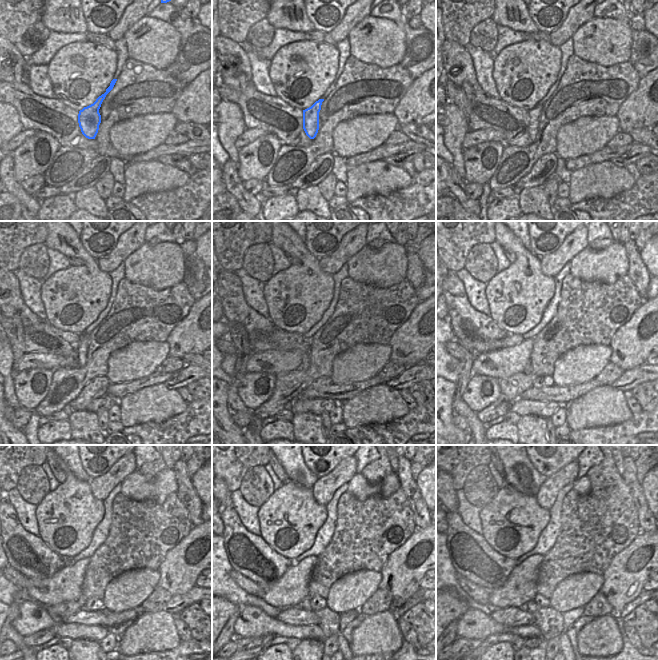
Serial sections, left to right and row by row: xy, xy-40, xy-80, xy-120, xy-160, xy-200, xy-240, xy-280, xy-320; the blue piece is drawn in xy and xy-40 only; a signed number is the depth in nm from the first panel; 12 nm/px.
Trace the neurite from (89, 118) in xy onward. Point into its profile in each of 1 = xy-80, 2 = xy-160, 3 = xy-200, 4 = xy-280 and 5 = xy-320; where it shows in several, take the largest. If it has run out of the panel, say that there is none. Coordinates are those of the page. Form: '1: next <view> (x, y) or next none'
1: next xy-80 (535, 113)
2: next xy-160 (305, 363)
3: next xy-200 (527, 370)
4: next xy-280 (305, 604)
5: next xy-320 (550, 622)

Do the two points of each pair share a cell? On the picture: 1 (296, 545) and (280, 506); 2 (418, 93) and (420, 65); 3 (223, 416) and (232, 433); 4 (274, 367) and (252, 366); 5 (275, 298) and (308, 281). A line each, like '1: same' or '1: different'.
1: same
2: different
3: same
4: same
5: same

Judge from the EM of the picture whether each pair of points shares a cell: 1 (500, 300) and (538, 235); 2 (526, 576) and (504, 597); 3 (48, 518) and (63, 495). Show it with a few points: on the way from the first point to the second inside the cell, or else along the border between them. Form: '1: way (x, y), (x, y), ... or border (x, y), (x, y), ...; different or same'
1: border (530, 251), (540, 258); different
2: way (520, 582), (516, 583), (510, 591); same
3: way (54, 512), (63, 501); same

